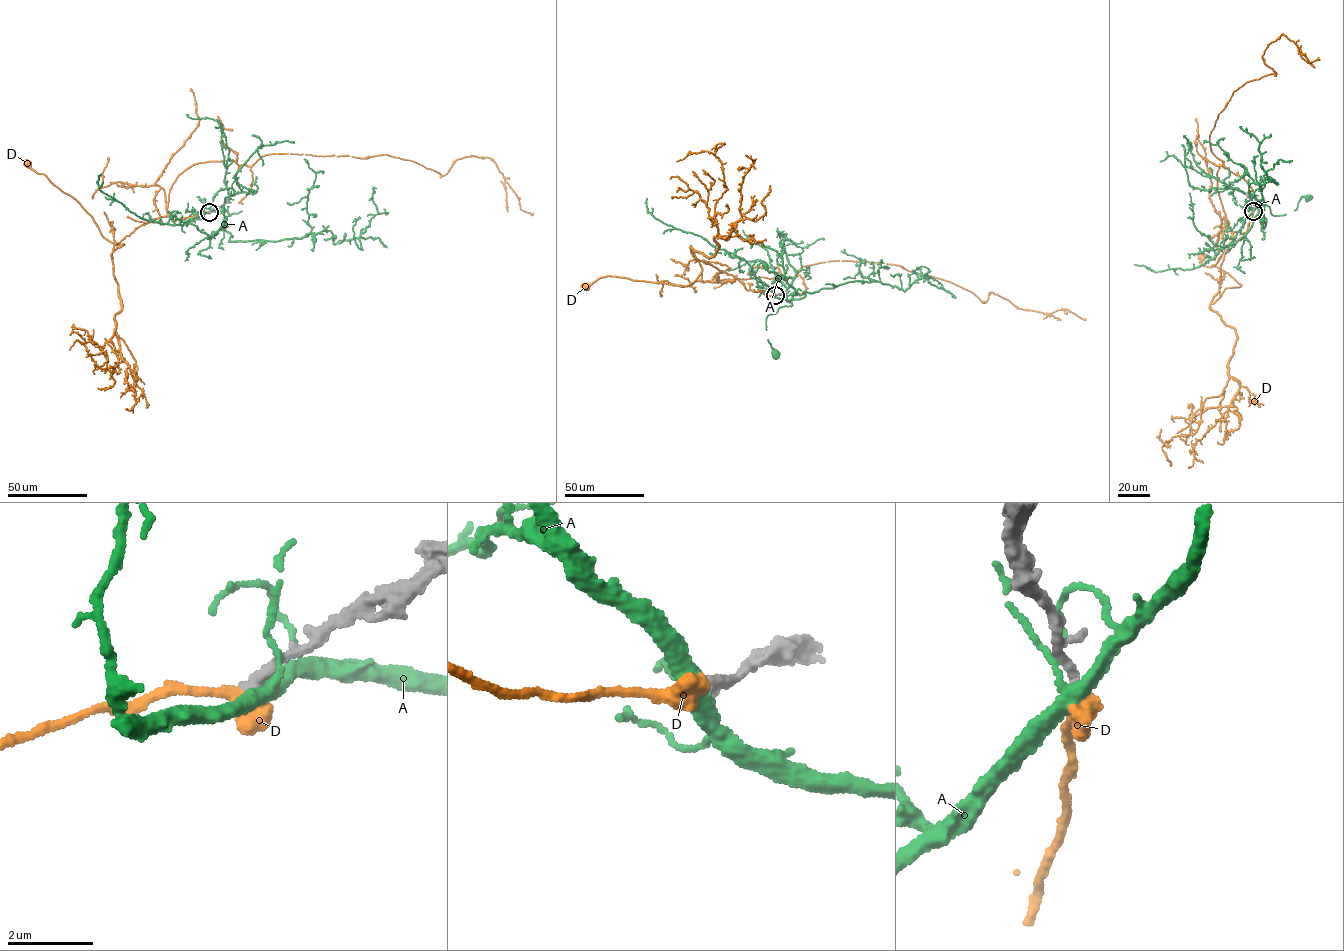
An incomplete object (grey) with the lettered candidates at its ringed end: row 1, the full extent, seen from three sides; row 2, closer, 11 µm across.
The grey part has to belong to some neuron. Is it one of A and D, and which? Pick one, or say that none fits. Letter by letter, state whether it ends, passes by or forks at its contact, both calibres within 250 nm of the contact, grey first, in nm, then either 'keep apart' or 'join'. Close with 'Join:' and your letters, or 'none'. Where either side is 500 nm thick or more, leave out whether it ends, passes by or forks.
A: it forks; calibres 280 and 320 nm; keep apart
D: calibres 240 and 600 nm; join
Join: D

